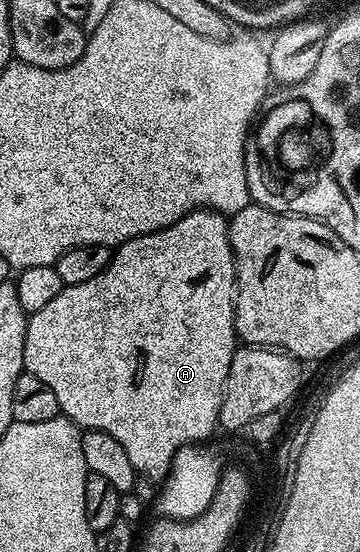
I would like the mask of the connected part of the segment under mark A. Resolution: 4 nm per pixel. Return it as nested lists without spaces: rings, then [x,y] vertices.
[[[197,210],[162,230],[130,238],[113,251],[112,261],[108,263],[106,270],[102,270],[102,274],[94,274],[90,282],[61,287],[58,298],[52,299],[47,306],[42,306],[42,310],[31,313],[26,330],[24,367],[27,372],[34,374],[34,378],[46,382],[46,386],[54,390],[54,398],[58,398],[61,413],[73,421],[77,428],[108,432],[110,438],[118,438],[118,442],[122,442],[122,450],[126,450],[127,456],[130,457],[130,466],[134,466],[137,474],[153,482],[163,482],[171,470],[176,451],[188,445],[199,445],[208,440],[206,438],[212,431],[217,431],[224,383],[230,374],[230,362],[237,347],[236,259],[228,237],[228,220],[219,212]]]

